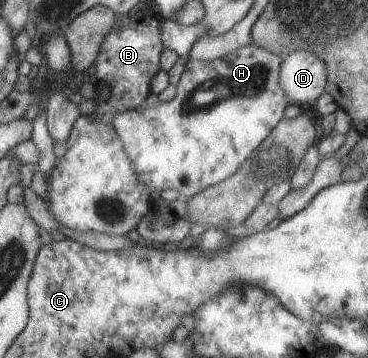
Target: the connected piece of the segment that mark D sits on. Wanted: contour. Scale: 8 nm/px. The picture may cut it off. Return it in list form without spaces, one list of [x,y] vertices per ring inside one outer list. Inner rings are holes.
[[[294,51],[283,57],[279,66],[280,88],[289,104],[302,105],[325,92],[326,69],[312,51]]]

